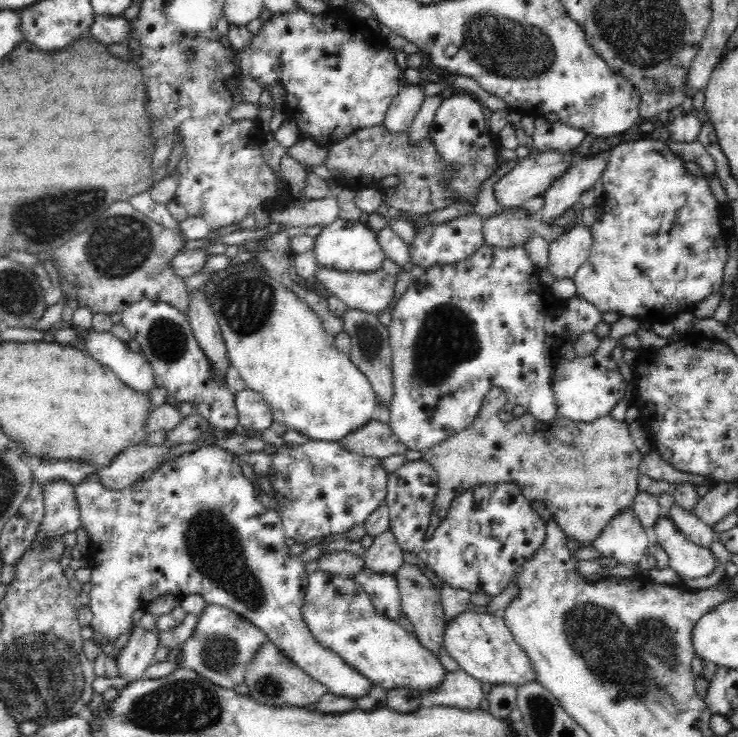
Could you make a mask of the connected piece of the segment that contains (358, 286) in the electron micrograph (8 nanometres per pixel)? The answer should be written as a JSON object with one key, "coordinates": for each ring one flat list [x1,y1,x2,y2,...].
{"coordinates":[[317,268,315,278,318,282,318,289,324,294,332,294,340,298,348,309,358,309,362,312,377,314,384,310,394,296,394,285,396,276,389,275,382,268,376,268,372,272,340,271,334,268]]}

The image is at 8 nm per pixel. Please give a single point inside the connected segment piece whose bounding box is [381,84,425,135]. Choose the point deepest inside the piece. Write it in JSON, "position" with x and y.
{"position":[399,116]}

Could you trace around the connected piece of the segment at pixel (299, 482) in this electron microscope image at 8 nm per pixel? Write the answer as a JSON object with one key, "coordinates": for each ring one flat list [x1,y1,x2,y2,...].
{"coordinates":[[311,440,302,446,280,446,271,478,273,491,282,497,282,508,274,512,281,516,285,535,294,538,296,543,308,542,312,538,330,536,330,534,347,533,358,524,365,524,366,519,387,496,387,476,381,468,380,459,372,459,347,452,337,442]]}

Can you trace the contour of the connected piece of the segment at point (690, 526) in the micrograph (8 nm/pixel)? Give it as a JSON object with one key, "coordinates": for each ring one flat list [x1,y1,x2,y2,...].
{"coordinates":[[675,505,666,514,692,544,710,550,712,542,716,540,716,534,708,525,701,523,693,512,684,511]]}

